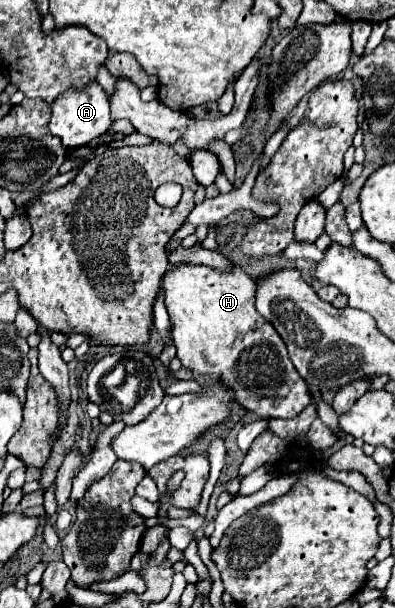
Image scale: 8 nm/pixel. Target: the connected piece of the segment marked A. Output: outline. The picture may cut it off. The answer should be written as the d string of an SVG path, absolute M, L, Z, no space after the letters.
M97 82L85 88L85 92L67 92L65 96L61 96L61 100L57 100L57 104L51 104L51 112L53 112L51 124L49 124L51 134L59 136L61 144L67 150L89 146L95 138L103 136L113 122L109 114L109 98Z

